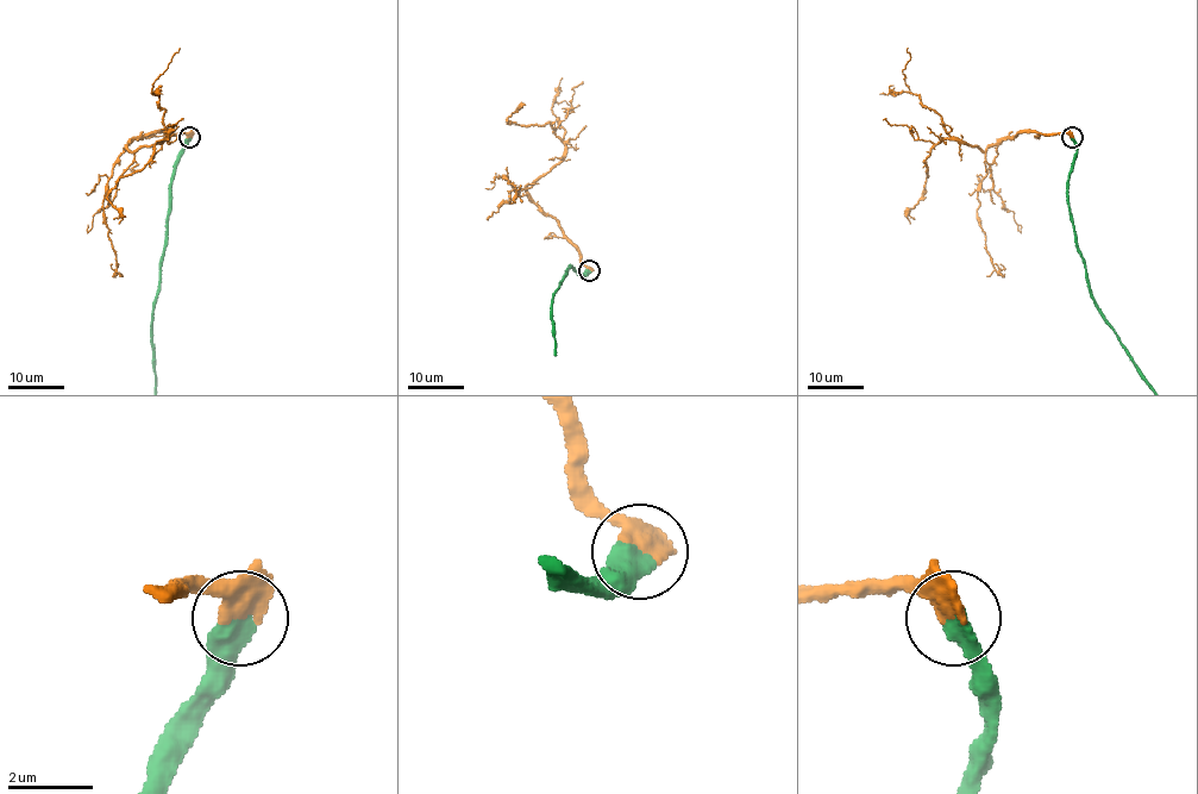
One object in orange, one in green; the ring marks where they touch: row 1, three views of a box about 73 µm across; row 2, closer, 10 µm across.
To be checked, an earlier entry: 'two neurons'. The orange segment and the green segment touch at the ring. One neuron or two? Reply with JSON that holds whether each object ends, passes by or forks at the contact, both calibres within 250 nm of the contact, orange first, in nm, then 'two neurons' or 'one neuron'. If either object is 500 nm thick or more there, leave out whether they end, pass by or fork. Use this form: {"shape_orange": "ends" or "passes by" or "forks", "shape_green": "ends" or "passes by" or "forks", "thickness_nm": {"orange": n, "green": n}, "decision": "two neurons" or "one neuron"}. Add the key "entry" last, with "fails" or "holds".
{"thickness_nm": {"orange": 360, "green": 500}, "decision": "one neuron", "entry": "fails"}

